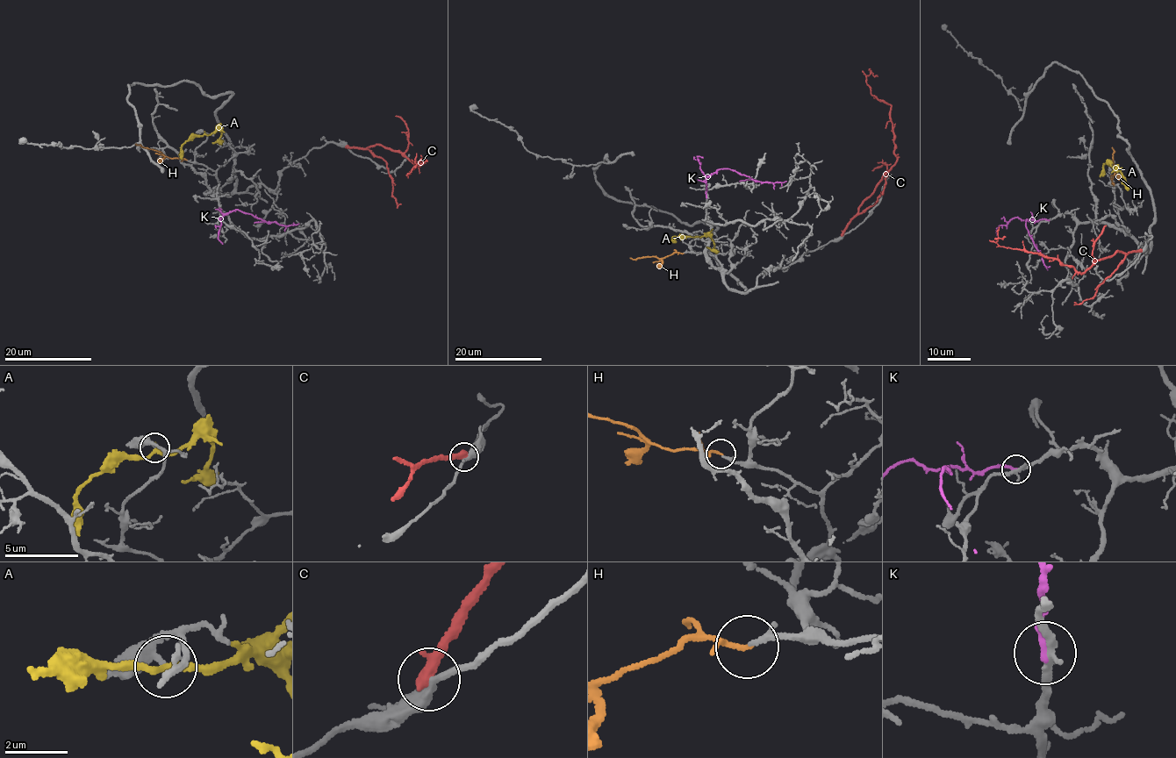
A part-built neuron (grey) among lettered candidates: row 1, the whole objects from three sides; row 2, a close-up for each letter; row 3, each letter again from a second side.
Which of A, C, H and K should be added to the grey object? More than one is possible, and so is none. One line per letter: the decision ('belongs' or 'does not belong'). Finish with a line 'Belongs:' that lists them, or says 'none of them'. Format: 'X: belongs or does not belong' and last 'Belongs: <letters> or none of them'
A: does not belong
C: does not belong
H: belongs
K: does not belong
Belongs: H

